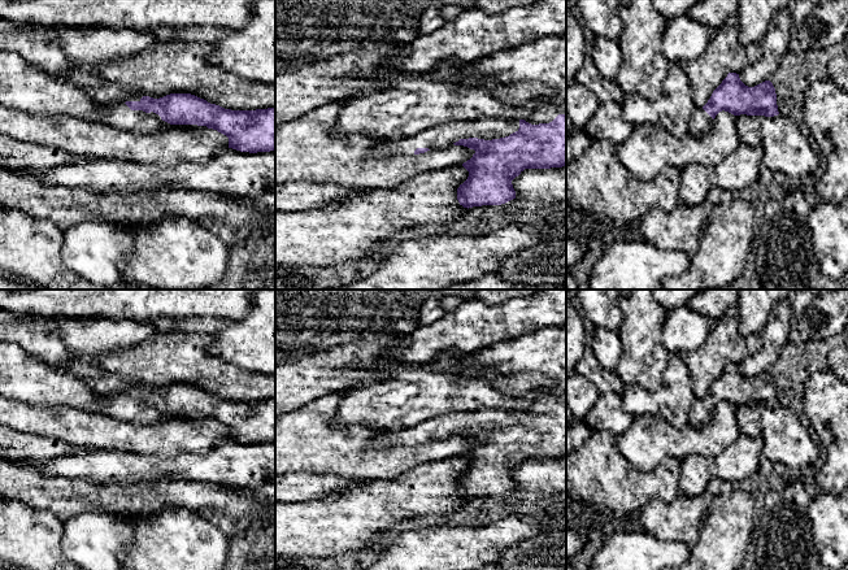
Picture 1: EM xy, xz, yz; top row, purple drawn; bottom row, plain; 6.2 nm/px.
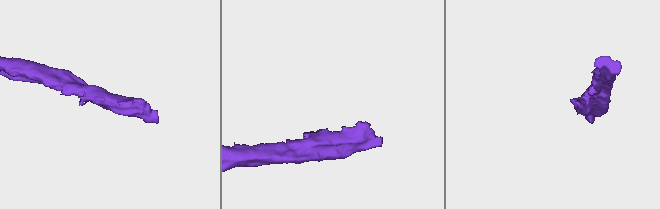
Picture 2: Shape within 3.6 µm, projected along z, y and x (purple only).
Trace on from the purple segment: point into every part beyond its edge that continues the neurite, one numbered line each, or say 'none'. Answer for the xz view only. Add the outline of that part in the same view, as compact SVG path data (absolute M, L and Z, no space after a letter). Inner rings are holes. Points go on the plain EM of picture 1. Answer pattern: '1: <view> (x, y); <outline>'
1: xz (443, 426); M480 409L470 414L444 414L422 422L416 427L378 436L373 445L414 445L417 439L439 440L452 436L460 430L500 430L518 422L519 410Z

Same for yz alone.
1: yz (701, 413); M696 399L691 408L690 425L697 430L705 427L713 415L713 409L703 400Z

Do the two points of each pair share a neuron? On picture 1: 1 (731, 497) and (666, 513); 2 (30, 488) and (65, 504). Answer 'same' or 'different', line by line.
1: different
2: same

